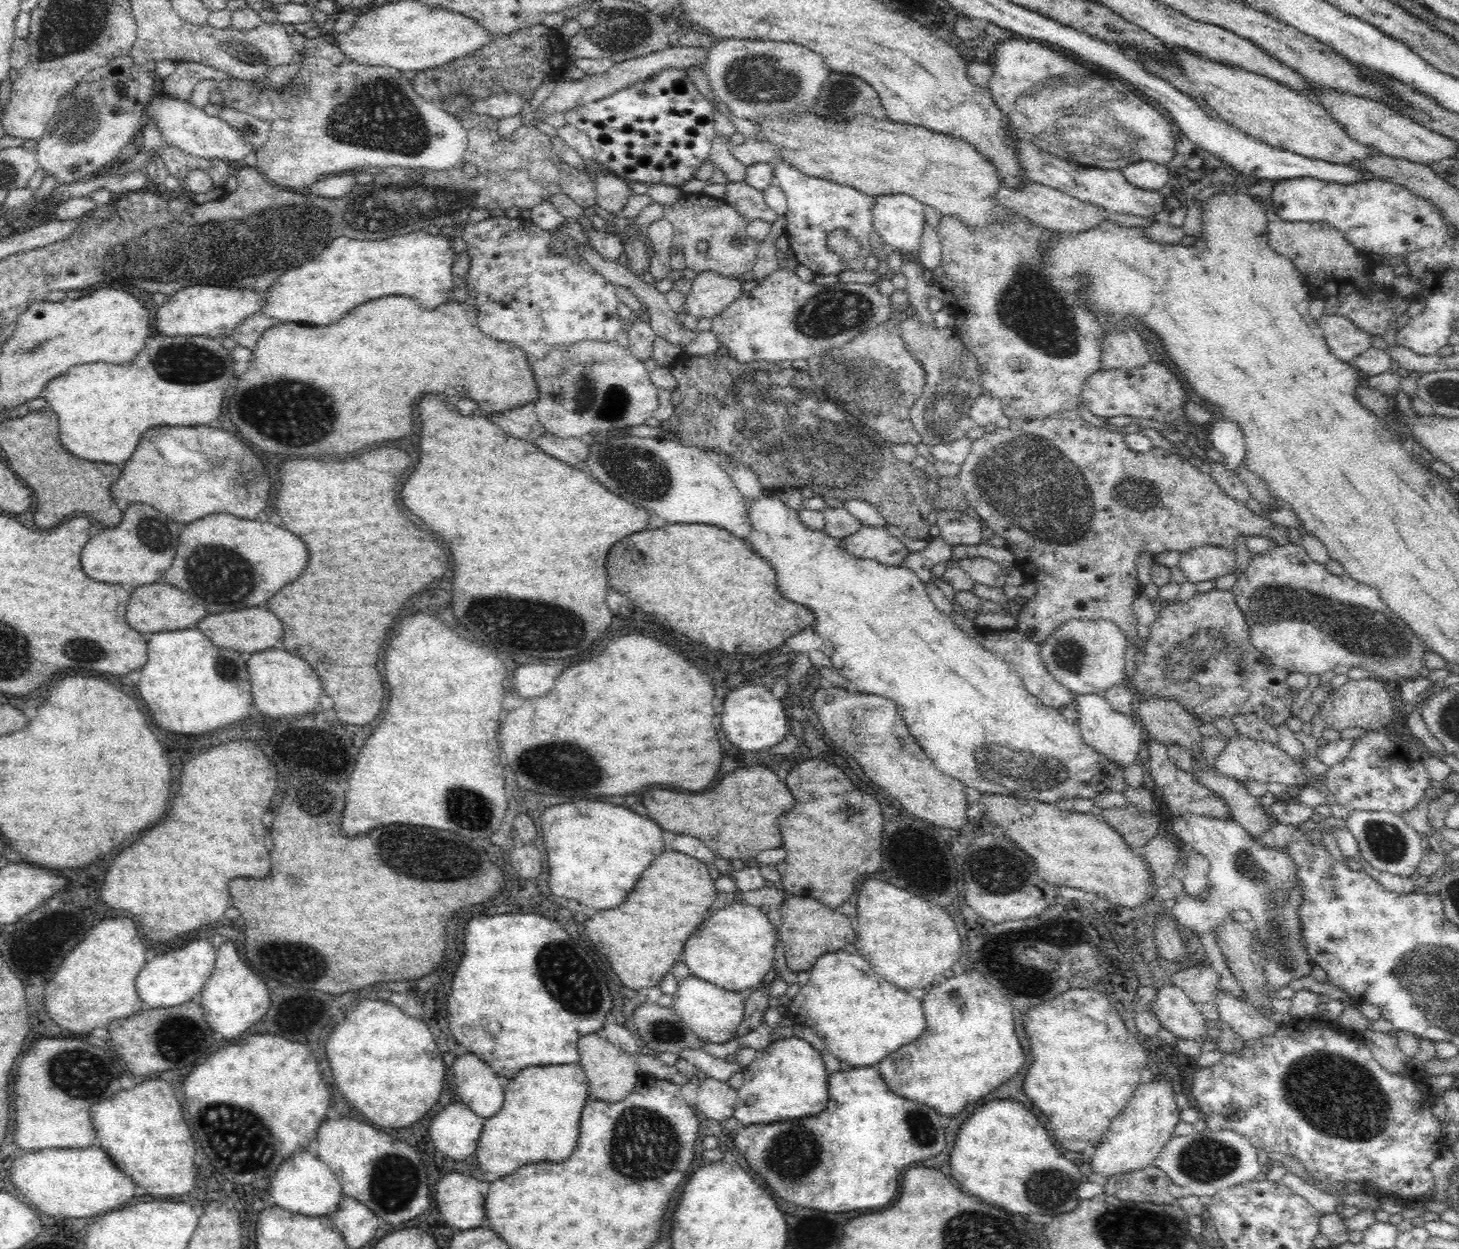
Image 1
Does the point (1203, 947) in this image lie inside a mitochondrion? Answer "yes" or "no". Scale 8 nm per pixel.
no

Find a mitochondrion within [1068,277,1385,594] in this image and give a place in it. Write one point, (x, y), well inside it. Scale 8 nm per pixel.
(1135, 492)

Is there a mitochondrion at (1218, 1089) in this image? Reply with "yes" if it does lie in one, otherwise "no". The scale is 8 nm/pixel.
no

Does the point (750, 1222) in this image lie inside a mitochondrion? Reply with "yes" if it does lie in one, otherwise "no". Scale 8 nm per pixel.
no

